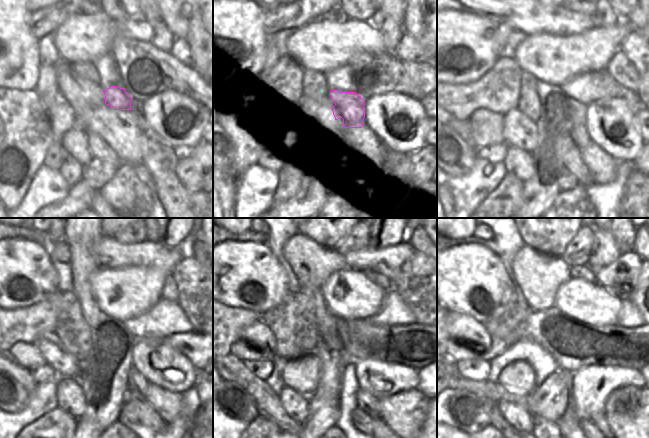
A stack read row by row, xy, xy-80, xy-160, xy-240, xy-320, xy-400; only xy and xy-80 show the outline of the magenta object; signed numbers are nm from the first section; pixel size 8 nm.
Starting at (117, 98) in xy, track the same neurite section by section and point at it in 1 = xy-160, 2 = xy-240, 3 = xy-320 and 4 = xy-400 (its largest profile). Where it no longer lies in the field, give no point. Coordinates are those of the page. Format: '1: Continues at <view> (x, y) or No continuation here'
1: Continues at xy-160 (571, 121)
2: Continues at xy-240 (122, 345)
3: Continues at xy-320 (367, 402)
4: Continues at xy-400 (600, 421)

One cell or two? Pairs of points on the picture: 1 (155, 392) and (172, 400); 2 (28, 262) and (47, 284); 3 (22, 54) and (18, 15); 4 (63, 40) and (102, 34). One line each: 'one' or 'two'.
1: one
2: one
3: one
4: one

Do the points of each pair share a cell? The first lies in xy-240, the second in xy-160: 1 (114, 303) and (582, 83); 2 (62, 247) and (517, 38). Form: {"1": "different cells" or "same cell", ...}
{"1": "different cells", "2": "different cells"}

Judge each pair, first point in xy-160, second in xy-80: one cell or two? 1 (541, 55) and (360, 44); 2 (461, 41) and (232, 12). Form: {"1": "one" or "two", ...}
{"1": "one", "2": "one"}

